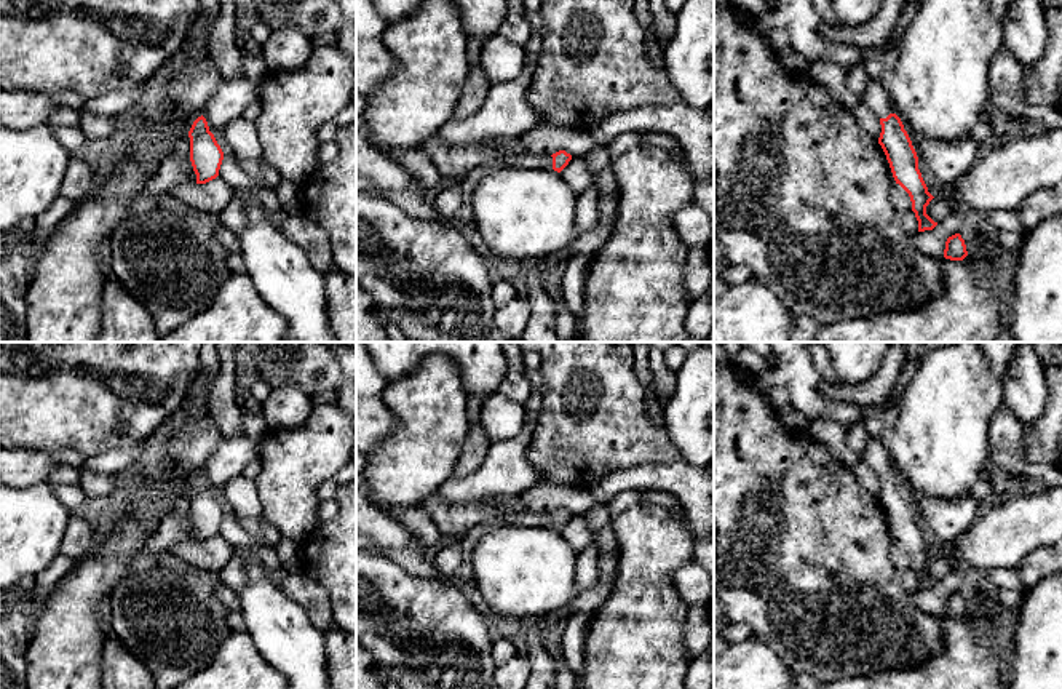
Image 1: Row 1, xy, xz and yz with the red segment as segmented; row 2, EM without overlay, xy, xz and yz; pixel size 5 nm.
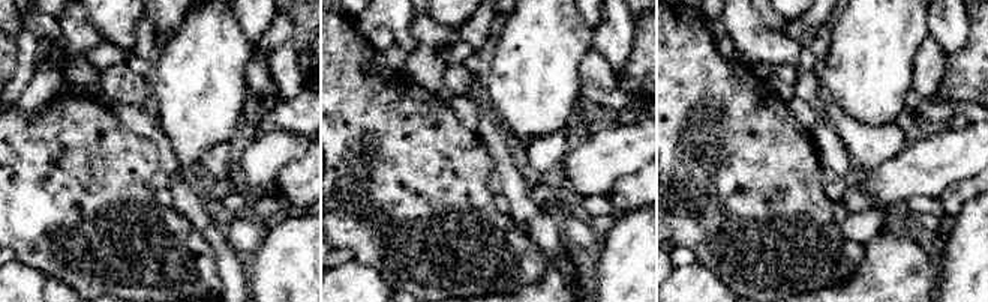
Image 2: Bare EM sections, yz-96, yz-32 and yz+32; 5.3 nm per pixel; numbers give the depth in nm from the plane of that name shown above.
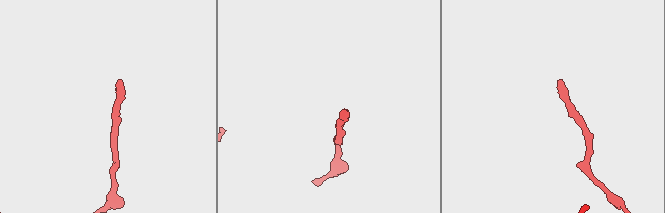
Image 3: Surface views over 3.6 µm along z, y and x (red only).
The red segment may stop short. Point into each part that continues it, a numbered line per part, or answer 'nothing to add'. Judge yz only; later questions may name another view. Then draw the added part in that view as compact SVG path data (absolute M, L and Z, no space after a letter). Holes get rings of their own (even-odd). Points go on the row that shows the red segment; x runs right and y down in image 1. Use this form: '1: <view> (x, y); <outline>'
1: yz (877, 98); M870 78L861 102L870 107L880 118L894 114L891 98L888 94L886 78Z

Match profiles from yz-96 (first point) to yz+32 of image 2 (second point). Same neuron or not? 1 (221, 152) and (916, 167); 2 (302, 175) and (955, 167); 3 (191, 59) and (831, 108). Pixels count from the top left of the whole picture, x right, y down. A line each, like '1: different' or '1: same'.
1: different
2: different
3: different

